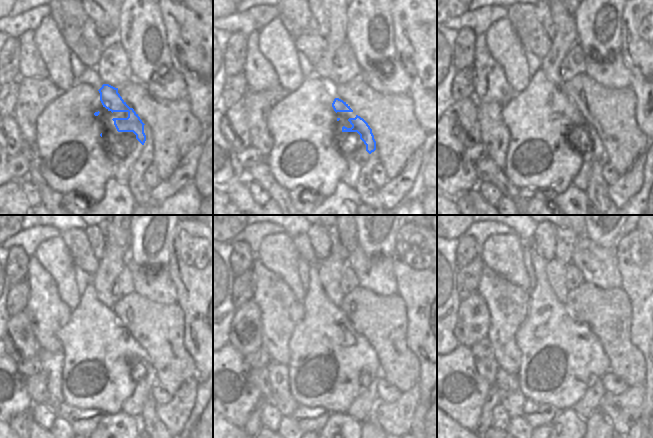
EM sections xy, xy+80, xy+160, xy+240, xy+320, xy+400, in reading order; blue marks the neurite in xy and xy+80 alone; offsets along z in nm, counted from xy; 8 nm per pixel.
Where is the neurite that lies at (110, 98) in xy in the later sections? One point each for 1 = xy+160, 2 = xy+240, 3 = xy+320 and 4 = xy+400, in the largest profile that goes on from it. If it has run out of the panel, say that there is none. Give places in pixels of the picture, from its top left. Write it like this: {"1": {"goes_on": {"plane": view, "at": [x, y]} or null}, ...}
{"1": {"goes_on": {"plane": "xy+160", "at": [580, 181]}}, "2": {"goes_on": {"plane": "xy+240", "at": [133, 406]}}, "3": {"goes_on": {"plane": "xy+320", "at": [361, 409]}}, "4": {"goes_on": {"plane": "xy+400", "at": [591, 400]}}}

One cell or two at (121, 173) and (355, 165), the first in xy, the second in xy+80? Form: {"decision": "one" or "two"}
{"decision": "one"}

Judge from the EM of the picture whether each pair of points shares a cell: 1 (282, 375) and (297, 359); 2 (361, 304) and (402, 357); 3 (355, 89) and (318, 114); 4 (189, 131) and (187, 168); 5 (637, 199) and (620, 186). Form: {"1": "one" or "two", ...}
{"1": "two", "2": "one", "3": "two", "4": "two", "5": "two"}

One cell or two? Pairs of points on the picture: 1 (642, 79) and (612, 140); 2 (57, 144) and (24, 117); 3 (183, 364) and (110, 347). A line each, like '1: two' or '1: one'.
1: two
2: two
3: two

